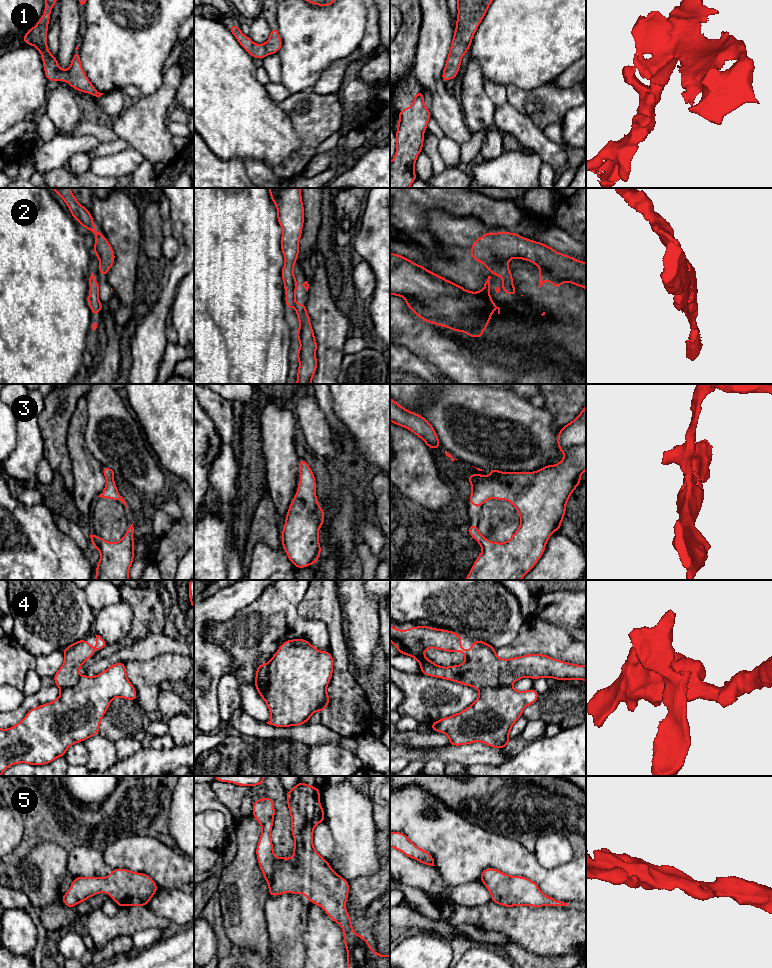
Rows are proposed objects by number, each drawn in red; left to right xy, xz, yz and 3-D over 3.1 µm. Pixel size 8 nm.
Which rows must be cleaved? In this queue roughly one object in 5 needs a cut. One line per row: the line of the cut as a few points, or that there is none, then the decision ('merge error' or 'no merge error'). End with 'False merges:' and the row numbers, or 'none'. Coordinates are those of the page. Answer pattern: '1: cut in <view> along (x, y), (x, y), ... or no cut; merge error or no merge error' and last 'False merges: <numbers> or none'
1: no cut; no merge error
2: cut in xy along (98, 287), (99, 290); merge error
3: no cut; no merge error
4: cut in yz along (510, 685), (488, 686), (479, 690); merge error
5: no cut; no merge error
False merges: 2, 4

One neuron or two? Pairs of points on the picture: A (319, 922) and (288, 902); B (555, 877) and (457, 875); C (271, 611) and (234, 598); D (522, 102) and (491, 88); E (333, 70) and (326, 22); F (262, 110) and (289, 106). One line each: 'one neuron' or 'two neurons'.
A: two neurons
B: one neuron
C: two neurons
D: two neurons
E: two neurons
F: two neurons

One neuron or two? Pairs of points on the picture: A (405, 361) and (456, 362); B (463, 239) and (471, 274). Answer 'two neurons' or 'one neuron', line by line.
A: two neurons
B: one neuron

